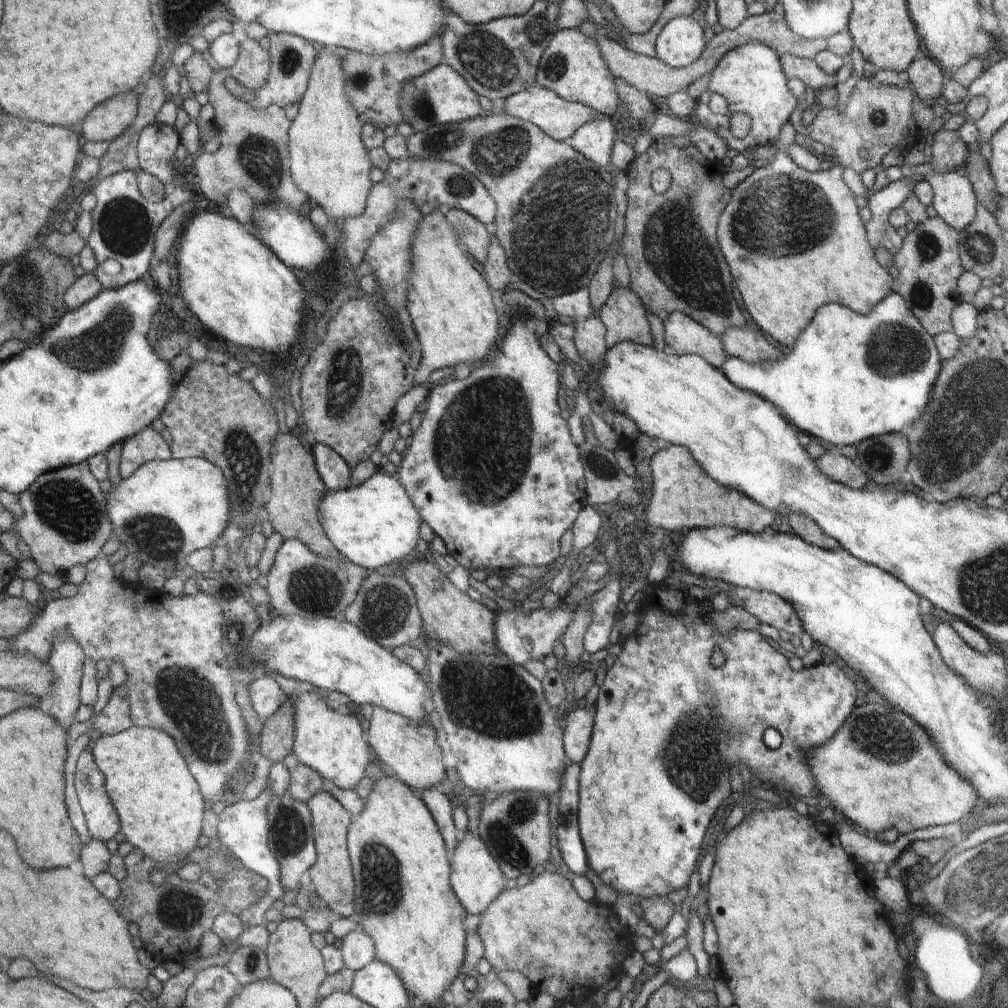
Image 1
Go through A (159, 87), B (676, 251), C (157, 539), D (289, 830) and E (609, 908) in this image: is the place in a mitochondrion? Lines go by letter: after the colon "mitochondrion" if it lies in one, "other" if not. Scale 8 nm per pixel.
A: other
B: mitochondrion
C: mitochondrion
D: mitochondrion
E: other

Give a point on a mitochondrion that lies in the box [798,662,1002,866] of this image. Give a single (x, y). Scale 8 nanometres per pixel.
(876, 734)

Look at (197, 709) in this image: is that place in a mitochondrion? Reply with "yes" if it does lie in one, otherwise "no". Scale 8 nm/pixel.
yes

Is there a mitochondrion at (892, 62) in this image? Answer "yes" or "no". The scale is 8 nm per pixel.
no

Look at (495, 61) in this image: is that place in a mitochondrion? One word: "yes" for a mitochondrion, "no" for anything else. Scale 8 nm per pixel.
yes

